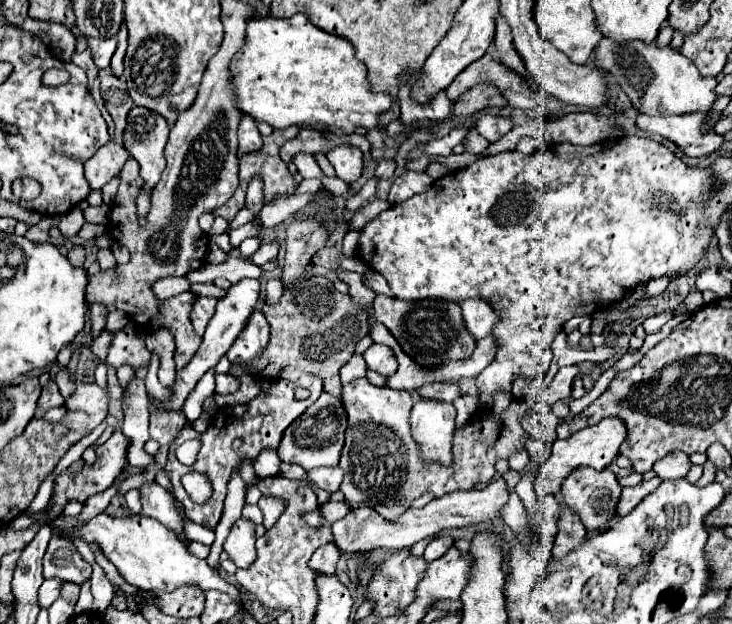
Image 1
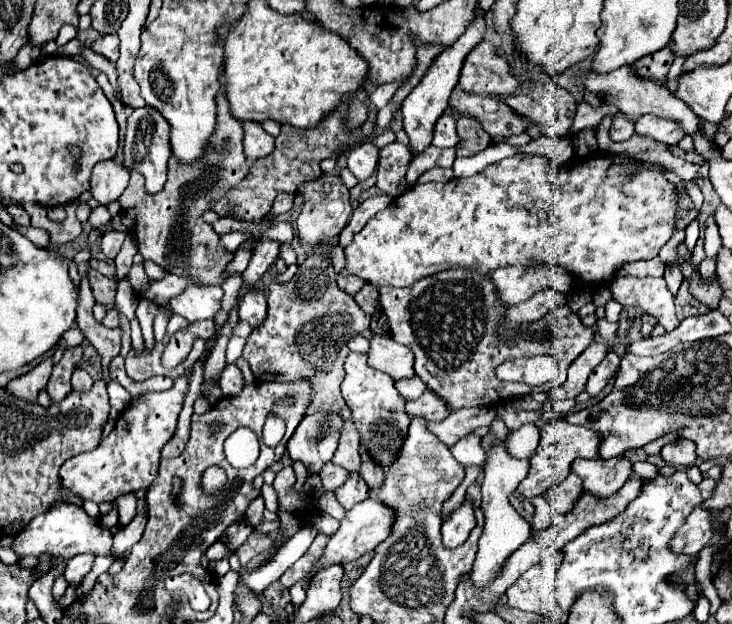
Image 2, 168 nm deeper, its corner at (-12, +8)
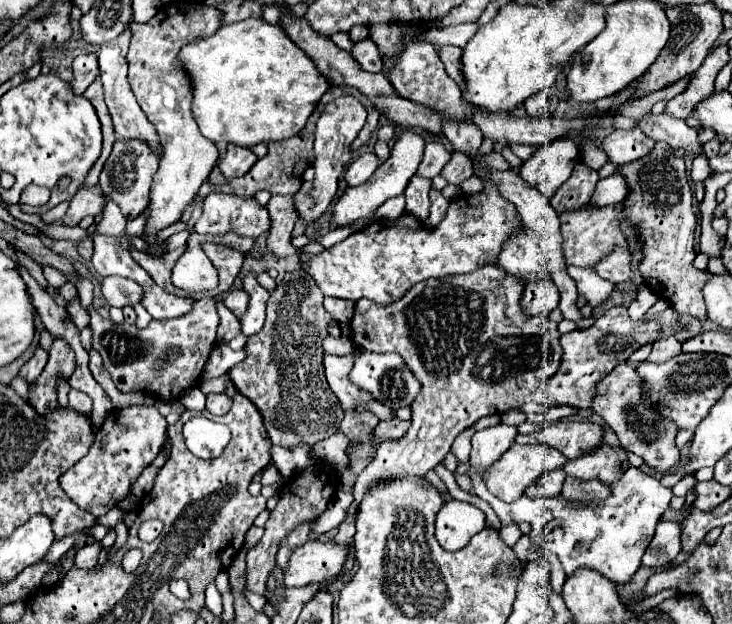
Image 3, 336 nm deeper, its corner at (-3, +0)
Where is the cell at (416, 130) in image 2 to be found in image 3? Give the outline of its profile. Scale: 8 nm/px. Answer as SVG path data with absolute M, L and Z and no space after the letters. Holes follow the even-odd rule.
M401 132L395 148L391 150L391 156L375 170L375 174L365 184L357 186L357 188L347 188L345 194L337 200L337 204L333 206L333 212L331 212L331 224L339 228L339 226L349 226L349 224L353 224L357 220L369 218L371 214L375 214L375 210L385 200L403 194L403 190L407 188L411 176L415 174L415 168L419 166L419 160L423 158L423 146L425 146L425 140L419 134Z

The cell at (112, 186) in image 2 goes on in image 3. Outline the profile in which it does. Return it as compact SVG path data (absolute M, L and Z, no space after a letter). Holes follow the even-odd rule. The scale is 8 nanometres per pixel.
M89 188L79 190L69 204L67 214L61 218L63 226L77 226L85 216L101 212L105 208L105 202L107 202L107 198L103 198L95 190L89 190Z

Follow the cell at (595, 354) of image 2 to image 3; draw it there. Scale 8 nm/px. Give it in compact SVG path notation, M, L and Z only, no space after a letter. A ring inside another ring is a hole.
M625 306L609 308L601 318L595 320L591 328L573 330L569 334L561 334L559 342L563 348L563 362L559 370L543 382L539 390L539 402L545 406L573 406L573 408L591 408L591 400L595 398L595 386L603 380L615 366L627 362L627 358L645 344L657 342L657 338L667 338L683 330L685 326L679 322L679 314L669 306L665 312L657 314L653 320L631 320Z

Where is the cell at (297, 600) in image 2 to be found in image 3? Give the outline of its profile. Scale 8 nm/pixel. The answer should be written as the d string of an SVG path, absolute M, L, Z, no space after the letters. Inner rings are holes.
M309 540L293 550L283 572L287 586L311 584L311 580L329 580L339 574L343 566L343 556L347 556L347 544L335 544L333 540L321 544L319 540Z

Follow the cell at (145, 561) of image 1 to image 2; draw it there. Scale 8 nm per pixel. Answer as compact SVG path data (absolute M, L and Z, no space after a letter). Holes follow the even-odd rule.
M54 504L48 512L36 516L20 534L14 544L14 552L22 556L38 556L42 552L50 552L54 558L62 556L70 560L76 554L94 554L94 556L110 556L112 554L112 542L114 534L112 528L106 528L102 524L102 516L94 518L86 514L82 506L74 504Z

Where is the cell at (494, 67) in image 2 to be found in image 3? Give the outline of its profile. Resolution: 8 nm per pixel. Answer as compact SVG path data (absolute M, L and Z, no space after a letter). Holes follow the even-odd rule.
M443 46L443 48L439 48L439 58L445 64L447 74L459 86L463 86L463 74L459 72L459 54L461 54L461 48L457 48L457 46Z

